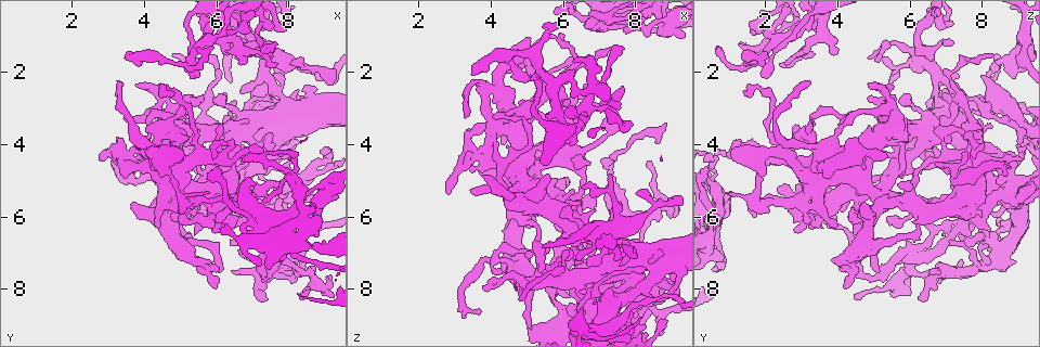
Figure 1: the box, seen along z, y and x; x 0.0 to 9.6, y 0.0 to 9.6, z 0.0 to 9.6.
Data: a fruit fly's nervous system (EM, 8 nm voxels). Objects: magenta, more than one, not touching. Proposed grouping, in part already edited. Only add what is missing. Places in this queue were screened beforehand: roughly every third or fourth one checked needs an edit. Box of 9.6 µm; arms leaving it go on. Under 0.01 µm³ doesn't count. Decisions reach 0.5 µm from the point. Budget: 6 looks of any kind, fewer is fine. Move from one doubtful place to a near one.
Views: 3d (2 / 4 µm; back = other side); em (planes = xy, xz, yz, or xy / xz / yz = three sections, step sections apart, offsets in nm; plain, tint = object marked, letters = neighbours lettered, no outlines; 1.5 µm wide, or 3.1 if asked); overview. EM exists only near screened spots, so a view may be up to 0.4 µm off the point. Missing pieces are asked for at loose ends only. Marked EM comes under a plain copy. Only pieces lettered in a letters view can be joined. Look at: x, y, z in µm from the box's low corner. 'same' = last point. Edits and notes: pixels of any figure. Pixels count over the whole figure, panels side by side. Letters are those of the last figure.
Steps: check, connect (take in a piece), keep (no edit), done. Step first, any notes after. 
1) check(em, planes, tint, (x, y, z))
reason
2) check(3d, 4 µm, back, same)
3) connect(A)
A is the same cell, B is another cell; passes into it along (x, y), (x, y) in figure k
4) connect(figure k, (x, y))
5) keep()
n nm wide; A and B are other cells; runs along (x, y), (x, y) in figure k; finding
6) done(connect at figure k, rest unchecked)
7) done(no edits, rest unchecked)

check(3d, 2 µm, (7.95, 0.90, 3.45))
long arm stops here

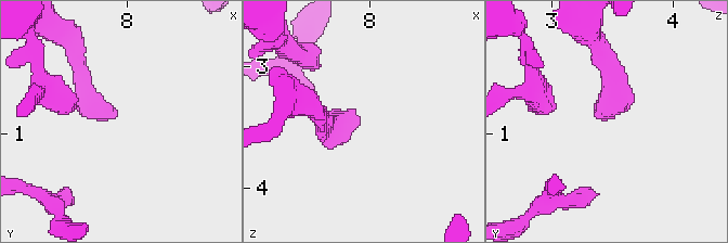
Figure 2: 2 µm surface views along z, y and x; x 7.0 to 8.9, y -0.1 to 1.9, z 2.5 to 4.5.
check(em, planes, tint, (7.88, 0.86, 3.48))
now the EM

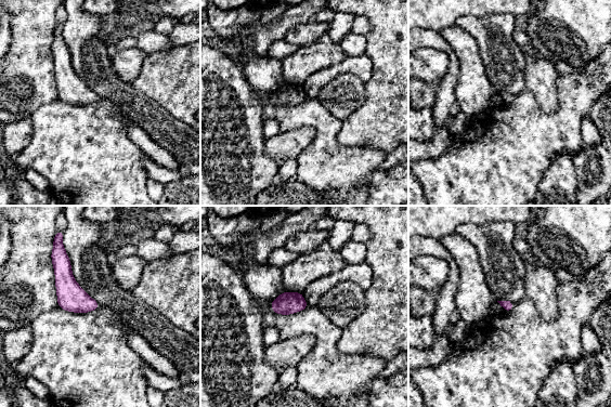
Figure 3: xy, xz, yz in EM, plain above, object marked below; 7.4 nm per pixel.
check(em, planes, letters, same)
what lies round it

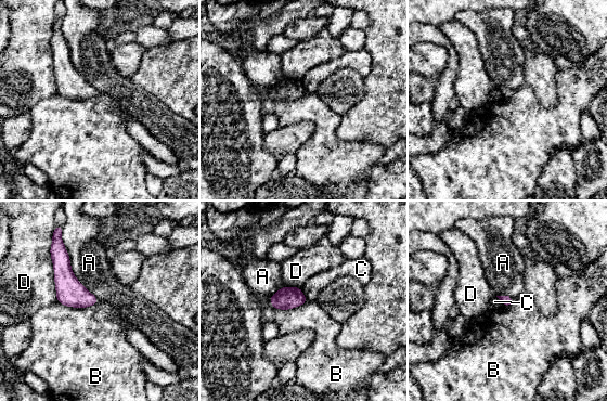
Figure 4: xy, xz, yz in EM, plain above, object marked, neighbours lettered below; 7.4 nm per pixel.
keep()
A, B, C and D are other cells; no lettered piece goes on from it

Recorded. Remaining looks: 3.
check(3d, 4 µm, (5.50, 2.10, 2.00))
free end

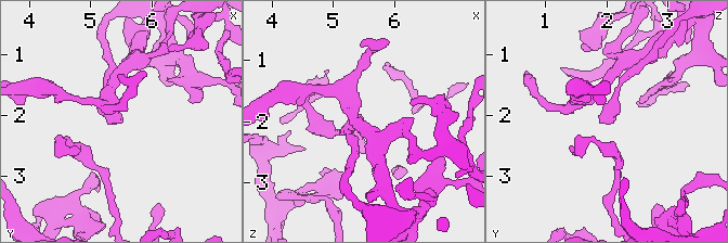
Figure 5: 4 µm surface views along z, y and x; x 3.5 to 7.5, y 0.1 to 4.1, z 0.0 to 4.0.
check(em, planes, tint, (5.50, 2.15, 2.00))

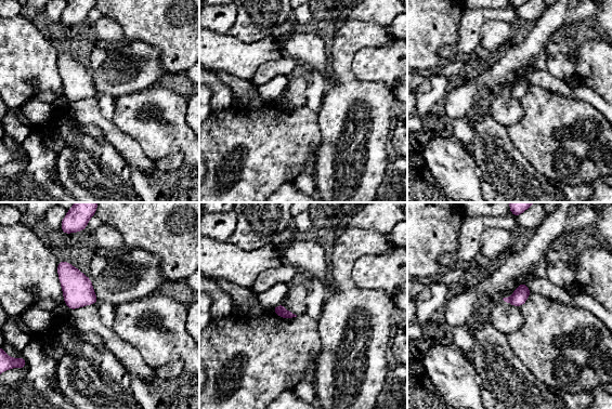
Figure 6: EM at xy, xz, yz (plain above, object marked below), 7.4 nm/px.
check(em, planes, letters, same)

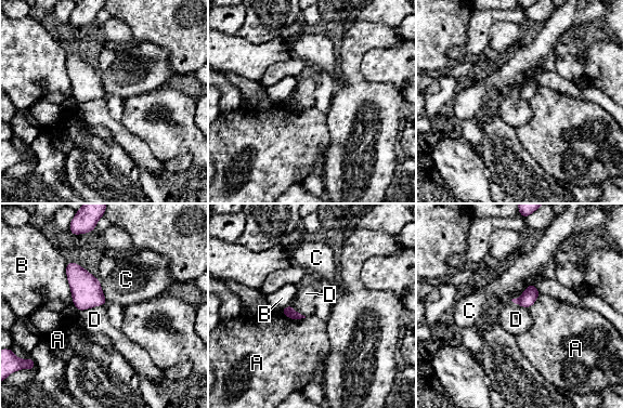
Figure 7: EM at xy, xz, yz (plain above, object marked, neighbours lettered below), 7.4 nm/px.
keep()
B touches over 380 nm; A, B, C and D are other cells; none of them fits

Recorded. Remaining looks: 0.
done(no edits, rest unchecked)

